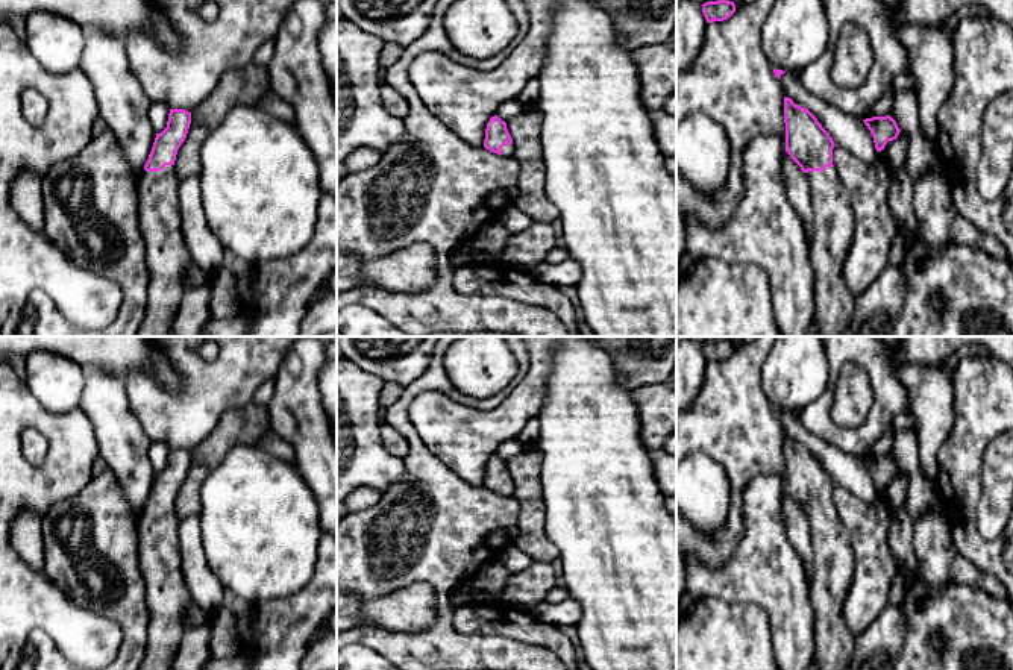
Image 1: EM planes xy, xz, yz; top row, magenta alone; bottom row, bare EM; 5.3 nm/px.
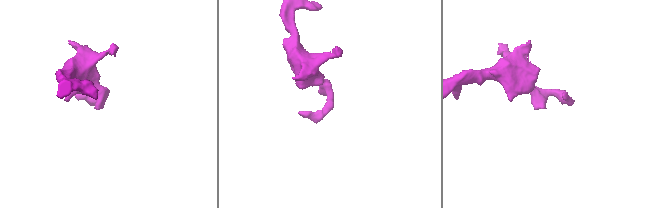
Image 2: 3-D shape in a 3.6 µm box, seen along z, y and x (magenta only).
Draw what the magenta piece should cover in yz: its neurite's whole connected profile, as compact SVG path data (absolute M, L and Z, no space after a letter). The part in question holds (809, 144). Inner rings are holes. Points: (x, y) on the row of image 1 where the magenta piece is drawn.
M784 97L784 123L786 152L807 176L811 191L813 238L810 258L816 277L814 300L819 333L820 337L842 337L855 309L855 297L843 277L843 262L852 244L855 220L848 191L833 165L836 144L817 118L808 109L795 105L789 97Z

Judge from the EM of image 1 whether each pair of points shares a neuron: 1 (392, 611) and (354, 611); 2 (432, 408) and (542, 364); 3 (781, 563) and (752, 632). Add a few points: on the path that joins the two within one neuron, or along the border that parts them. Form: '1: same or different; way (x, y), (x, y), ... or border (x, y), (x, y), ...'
1: same; way (382, 611), (363, 611)
2: same; way (463, 420), (499, 420), (525, 394)
3: different; border (727, 601), (758, 605), (768, 614), (772, 641)

